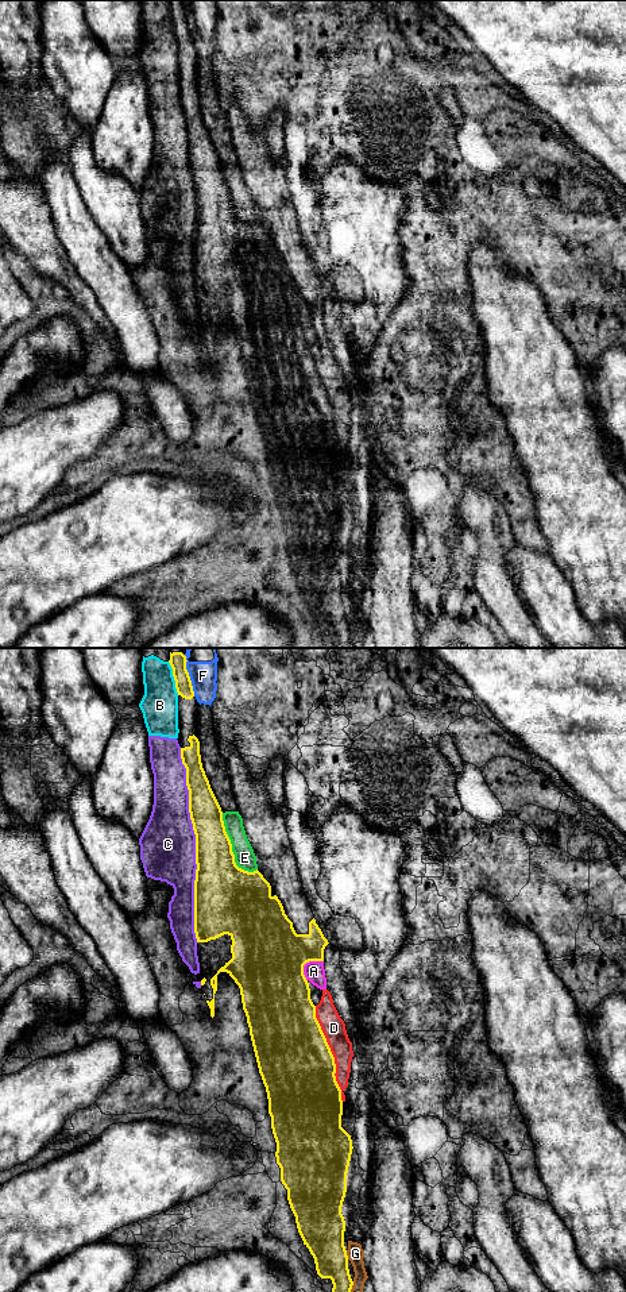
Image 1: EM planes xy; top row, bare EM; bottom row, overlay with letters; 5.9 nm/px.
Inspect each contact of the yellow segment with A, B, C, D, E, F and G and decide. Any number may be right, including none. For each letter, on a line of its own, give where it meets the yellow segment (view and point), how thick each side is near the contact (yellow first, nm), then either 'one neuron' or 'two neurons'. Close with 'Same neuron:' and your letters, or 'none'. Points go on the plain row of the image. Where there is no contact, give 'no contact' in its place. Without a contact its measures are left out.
A: xy (305, 315) | 440/120 nm | two neurons
B: xy (174, 30) | 100/220 nm | two neurons
C: xy (196, 197) | 280/340 nm | two neurons
D: xy (331, 405) | 440/140 nm | two neurons
E: xy (231, 200) | 320/130 nm | two neurons
F: xy (188, 27) | 100/160 nm | two neurons
G: xy (346, 606) | 280/100 nm | two neurons
Same neuron: none

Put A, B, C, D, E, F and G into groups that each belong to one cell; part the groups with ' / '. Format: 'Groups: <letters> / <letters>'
Groups: A D G / B C / E F

